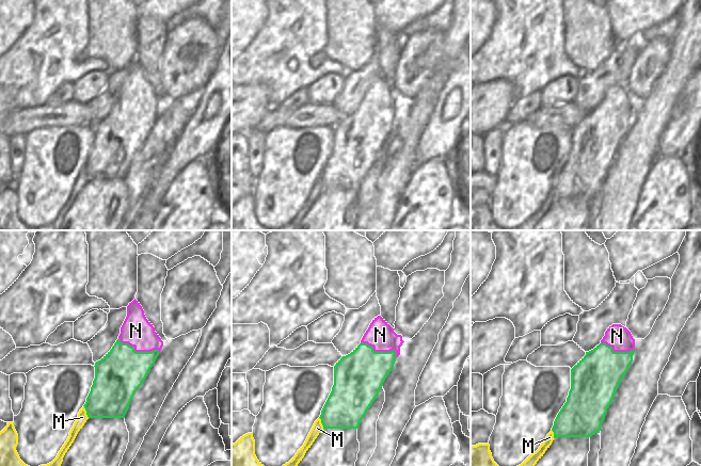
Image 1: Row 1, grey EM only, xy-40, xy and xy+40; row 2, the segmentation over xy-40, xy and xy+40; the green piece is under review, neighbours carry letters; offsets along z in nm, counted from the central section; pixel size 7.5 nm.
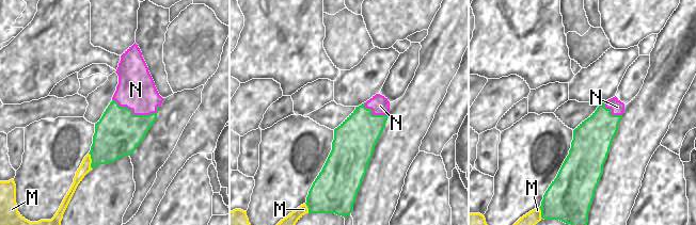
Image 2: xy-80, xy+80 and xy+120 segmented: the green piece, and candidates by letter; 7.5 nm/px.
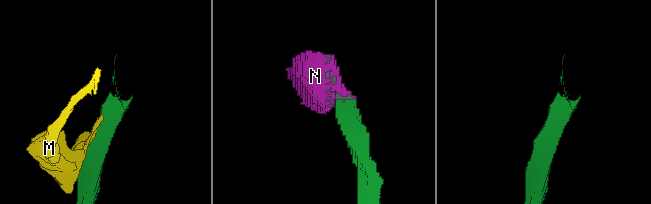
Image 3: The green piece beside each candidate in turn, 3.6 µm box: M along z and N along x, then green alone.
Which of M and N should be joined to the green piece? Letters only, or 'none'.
none

